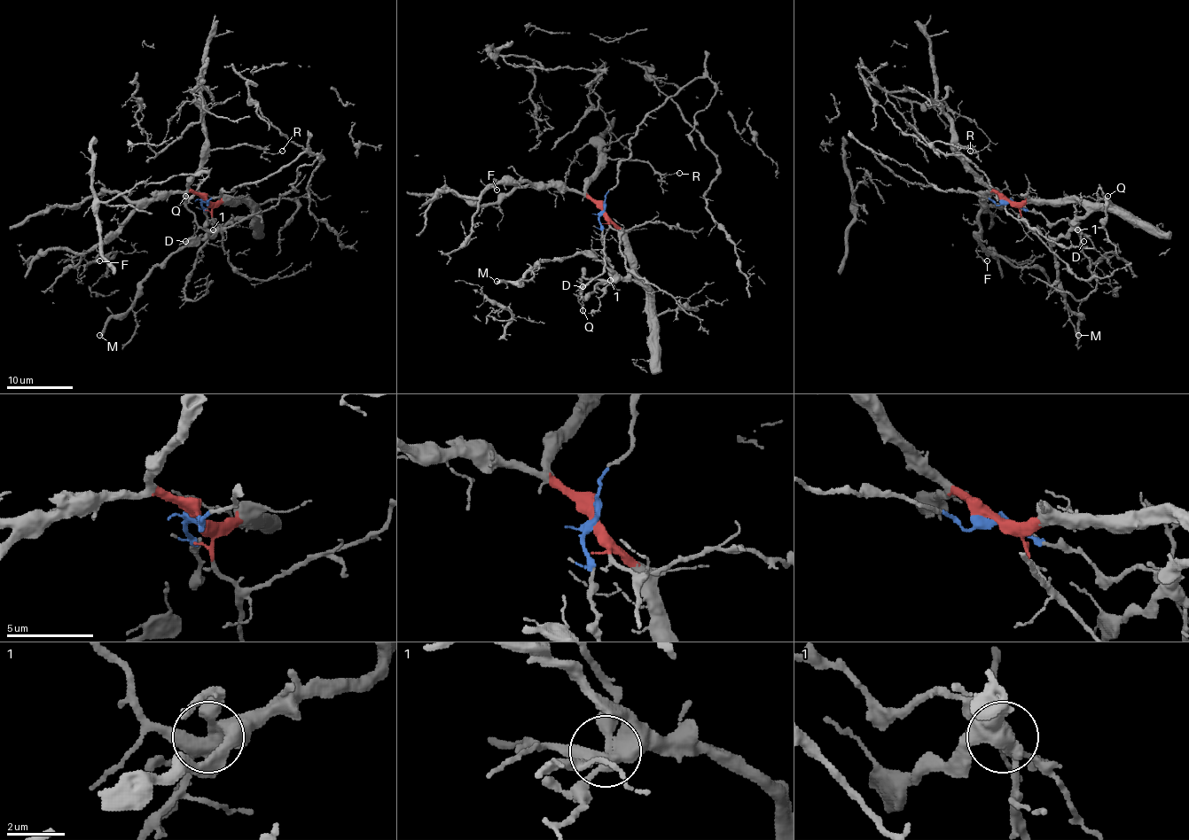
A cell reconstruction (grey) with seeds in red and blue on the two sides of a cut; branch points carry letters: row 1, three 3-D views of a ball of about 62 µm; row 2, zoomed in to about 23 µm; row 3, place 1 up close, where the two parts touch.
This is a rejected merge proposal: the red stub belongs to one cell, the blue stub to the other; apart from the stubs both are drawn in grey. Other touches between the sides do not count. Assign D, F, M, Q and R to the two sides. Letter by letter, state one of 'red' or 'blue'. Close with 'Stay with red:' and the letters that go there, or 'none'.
D: red
F: red
M: red
Q: red
R: red
Stay with red: D, F, M, Q, R

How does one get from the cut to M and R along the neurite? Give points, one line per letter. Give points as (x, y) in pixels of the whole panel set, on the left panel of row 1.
M: (206, 200), (246, 202), (253, 212), (179, 246), (154, 267), (135, 303), (113, 315), (98, 336)
R: (206, 200), (190, 187), (190, 177), (211, 151), (249, 143), (259, 145), (265, 152), (277, 154), (282, 151)

